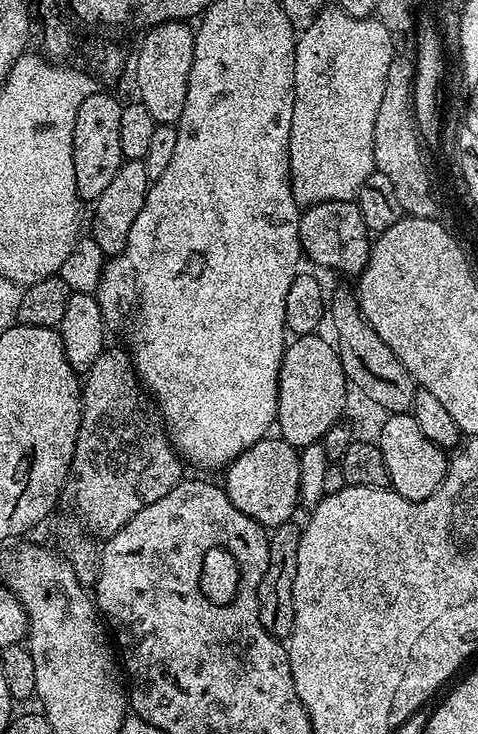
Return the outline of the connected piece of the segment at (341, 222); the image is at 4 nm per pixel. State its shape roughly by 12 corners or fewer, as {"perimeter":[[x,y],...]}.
{"perimeter":[[351,200],[307,205],[300,250],[320,268],[359,274],[372,253]]}

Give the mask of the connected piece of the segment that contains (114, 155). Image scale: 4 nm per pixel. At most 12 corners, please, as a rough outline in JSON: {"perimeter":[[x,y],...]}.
{"perimeter":[[98,90],[74,118],[74,178],[94,202],[124,160],[122,104]]}

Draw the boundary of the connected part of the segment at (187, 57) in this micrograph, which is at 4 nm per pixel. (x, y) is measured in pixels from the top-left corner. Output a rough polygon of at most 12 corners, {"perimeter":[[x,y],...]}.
{"perimeter":[[147,29],[136,52],[139,103],[175,126],[186,106],[196,33]]}

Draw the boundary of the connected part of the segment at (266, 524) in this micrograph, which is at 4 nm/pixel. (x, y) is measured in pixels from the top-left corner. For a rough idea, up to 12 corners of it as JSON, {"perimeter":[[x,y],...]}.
{"perimeter":[[259,440],[228,465],[222,487],[263,529],[301,499],[300,454]]}

